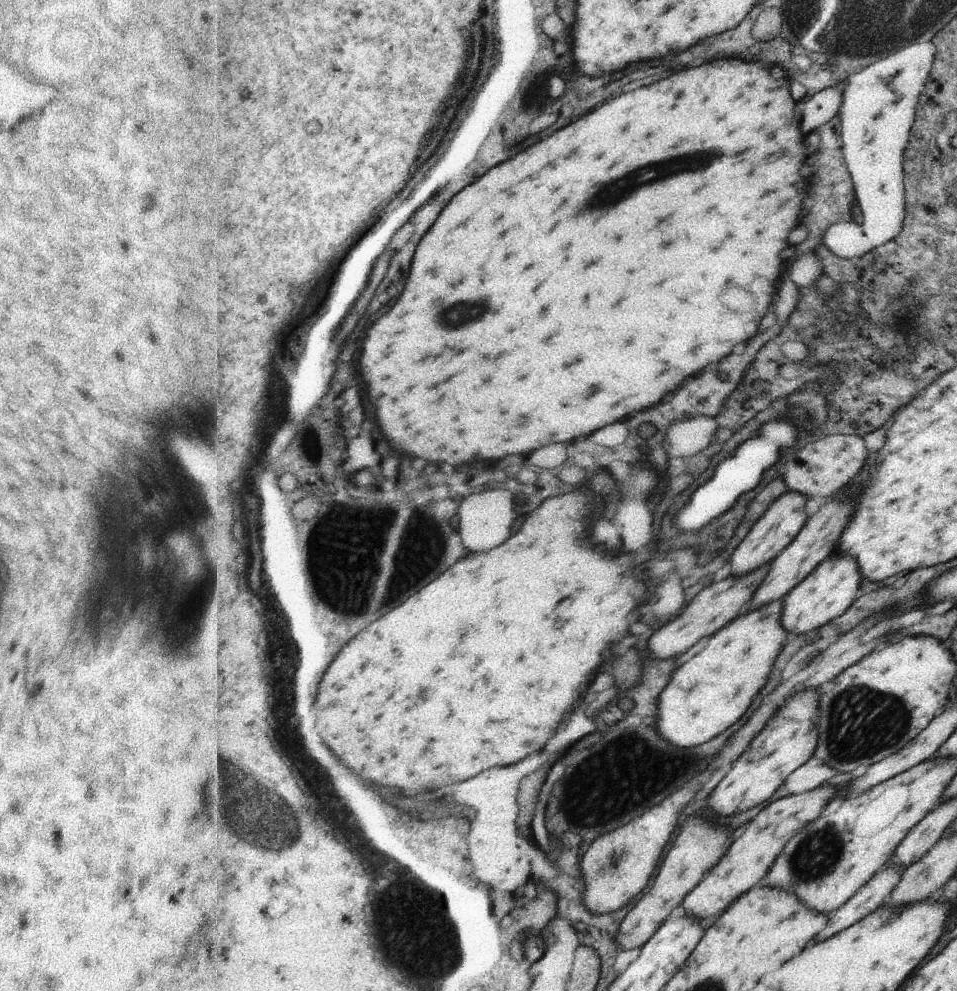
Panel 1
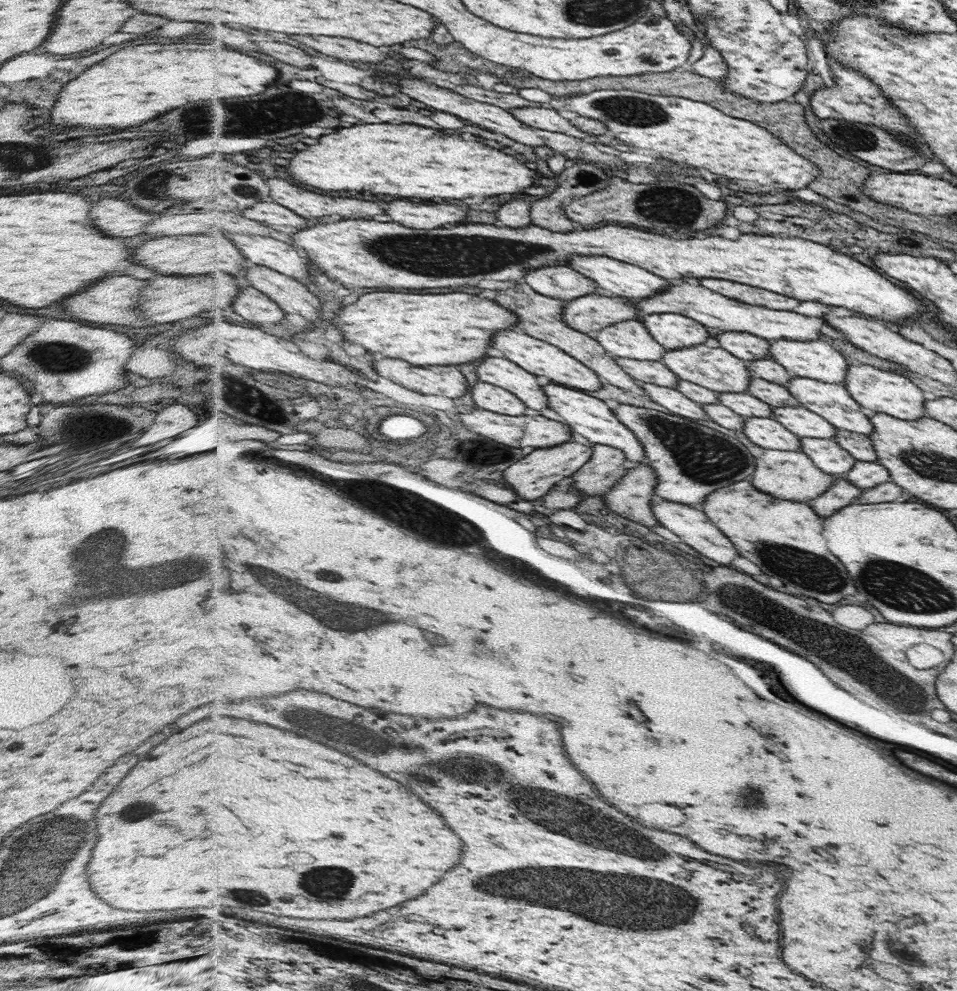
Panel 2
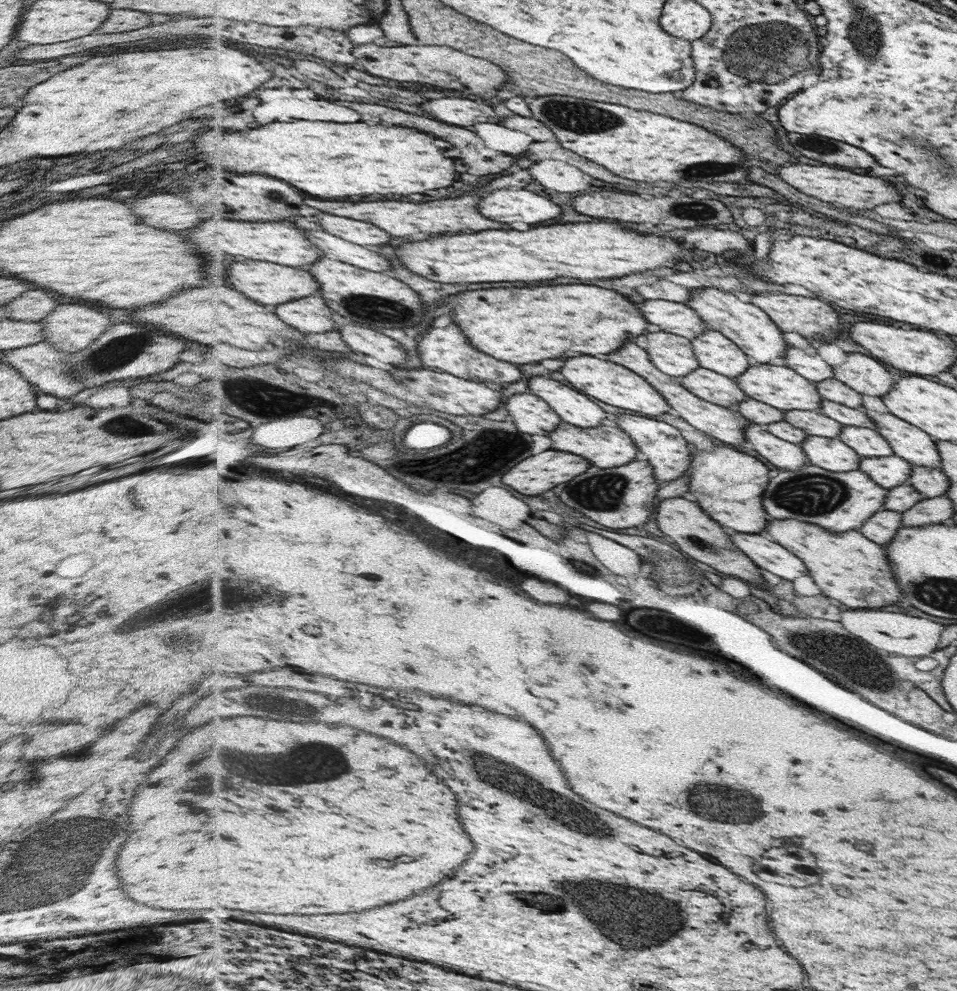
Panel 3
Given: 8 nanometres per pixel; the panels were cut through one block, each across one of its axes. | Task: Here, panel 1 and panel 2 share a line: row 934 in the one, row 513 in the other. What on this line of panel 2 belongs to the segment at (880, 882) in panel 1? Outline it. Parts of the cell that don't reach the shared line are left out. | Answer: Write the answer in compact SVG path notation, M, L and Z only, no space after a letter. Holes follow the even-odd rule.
M839 476L826 489L826 492L820 494L810 501L810 505L816 512L823 517L834 514L848 503L854 503L855 498L863 491L863 489L854 486L846 477Z

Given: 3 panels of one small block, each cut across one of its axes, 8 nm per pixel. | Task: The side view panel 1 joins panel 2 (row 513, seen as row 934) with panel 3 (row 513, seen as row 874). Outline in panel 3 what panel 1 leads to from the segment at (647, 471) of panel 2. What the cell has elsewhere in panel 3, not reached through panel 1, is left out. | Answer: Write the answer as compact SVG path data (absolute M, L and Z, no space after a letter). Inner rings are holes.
M683 497L663 499L658 504L658 510L656 510L656 518L658 518L658 528L668 534L674 544L690 555L694 560L698 562L704 562L716 570L720 570L722 574L728 574L730 577L736 577L747 583L752 583L761 589L767 589L767 584L759 571L760 568L757 564L754 564L748 556L746 556L732 541L724 528L720 528L718 522L714 522L710 516L706 516L702 512L702 508L696 504L696 502L690 502L690 500L684 500Z

